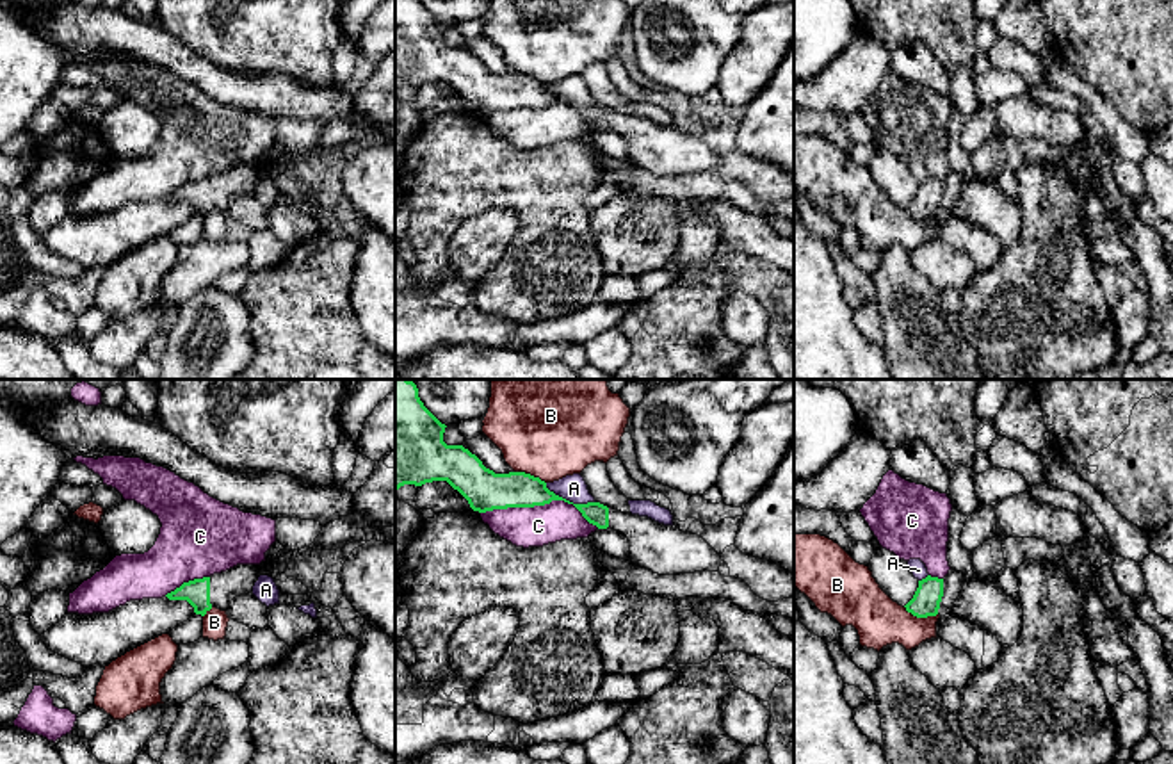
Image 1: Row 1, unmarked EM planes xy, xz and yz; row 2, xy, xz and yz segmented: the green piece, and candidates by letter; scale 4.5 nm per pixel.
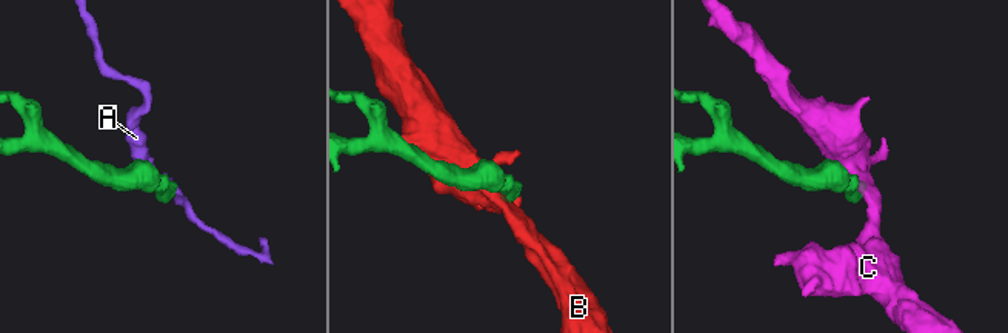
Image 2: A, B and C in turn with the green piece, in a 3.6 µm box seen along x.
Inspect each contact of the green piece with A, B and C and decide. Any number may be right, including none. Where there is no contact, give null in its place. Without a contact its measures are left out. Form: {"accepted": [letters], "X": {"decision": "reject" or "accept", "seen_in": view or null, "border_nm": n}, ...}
{"accepted": [], "A": {"decision": "reject", "seen_in": "xz", "border_nm": 240}, "B": {"decision": "reject", "seen_in": "yz", "border_nm": 160}, "C": {"decision": "reject", "seen_in": "xz", "border_nm": 550}}

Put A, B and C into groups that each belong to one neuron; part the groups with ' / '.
A / B / C

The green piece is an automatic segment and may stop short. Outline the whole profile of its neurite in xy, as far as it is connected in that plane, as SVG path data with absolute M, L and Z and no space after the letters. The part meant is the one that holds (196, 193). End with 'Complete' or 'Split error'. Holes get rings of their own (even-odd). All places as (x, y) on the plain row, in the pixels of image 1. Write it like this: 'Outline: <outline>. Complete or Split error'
Outline: M265 162L260 166L237 166L226 173L183 183L166 198L169 201L187 201L196 215L205 217L212 208L226 212L235 198L253 194L260 176L272 178L272 175L274 169Z. Split error

